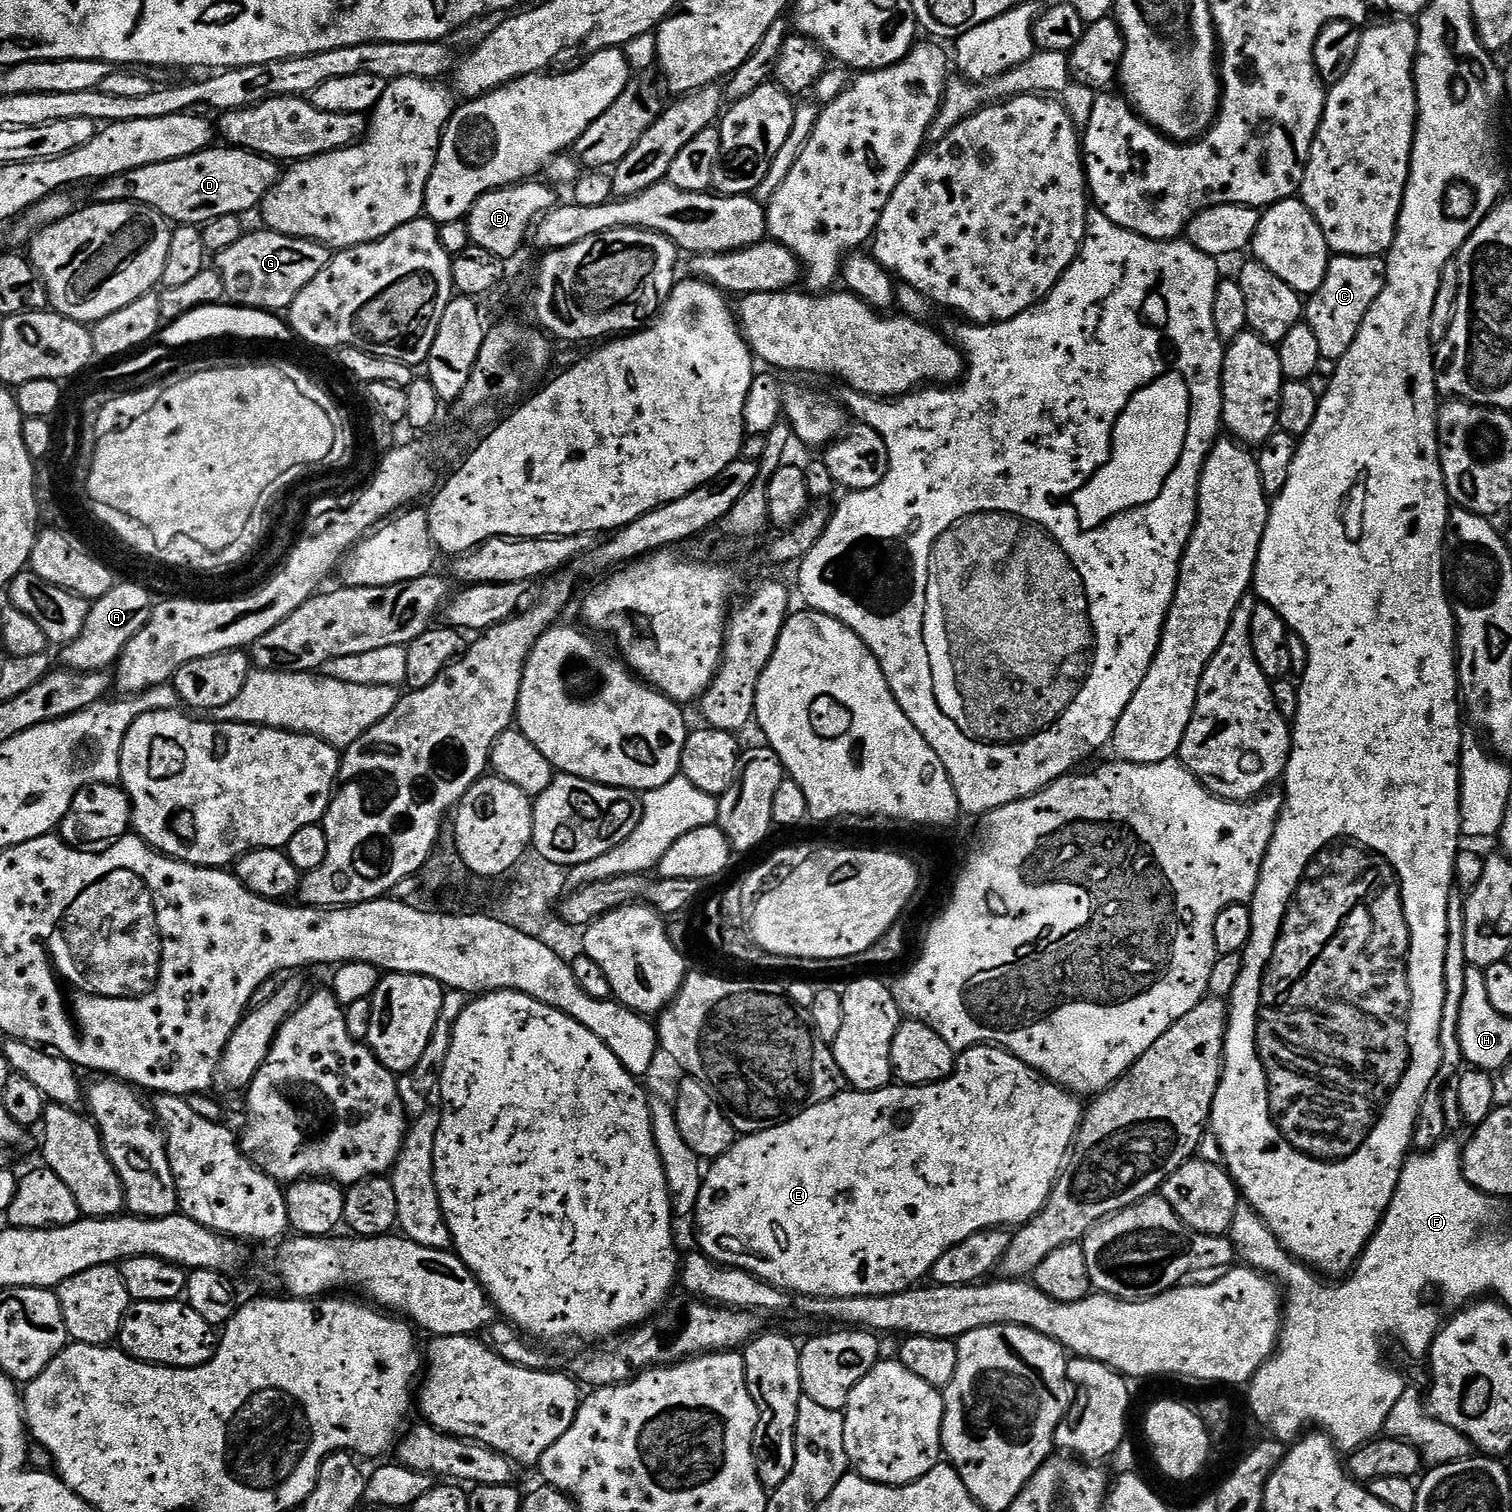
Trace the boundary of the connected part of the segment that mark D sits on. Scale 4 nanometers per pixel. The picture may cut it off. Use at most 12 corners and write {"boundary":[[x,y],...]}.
{"boundary":[[244,148],[105,180],[102,204],[173,225],[259,208],[281,165]]}

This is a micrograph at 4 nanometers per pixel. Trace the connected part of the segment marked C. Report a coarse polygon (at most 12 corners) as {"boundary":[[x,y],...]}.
{"boundary":[[1337,256],[1306,300],[1321,356],[1340,360],[1388,284],[1384,256]]}

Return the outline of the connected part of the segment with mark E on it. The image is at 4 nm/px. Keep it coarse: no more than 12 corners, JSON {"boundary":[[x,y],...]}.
{"boundary":[[1004,1048],[711,1161],[699,1251],[893,1296],[1029,1224],[1086,1108]]}

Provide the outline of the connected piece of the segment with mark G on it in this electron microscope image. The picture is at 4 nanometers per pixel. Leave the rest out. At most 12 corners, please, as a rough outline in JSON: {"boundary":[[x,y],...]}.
{"boundary":[[245,232],[216,257],[229,301],[287,310],[328,265],[325,245]]}

